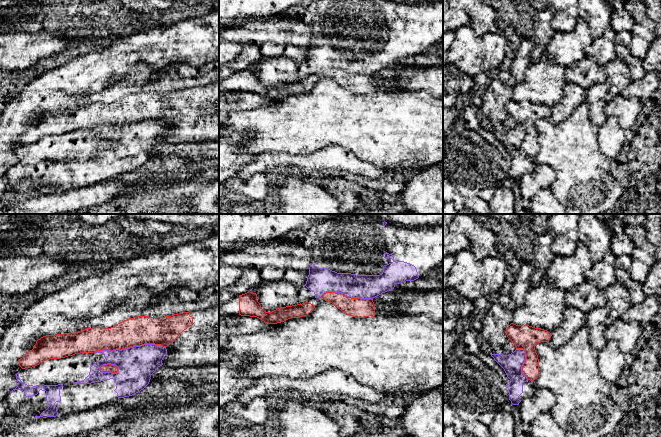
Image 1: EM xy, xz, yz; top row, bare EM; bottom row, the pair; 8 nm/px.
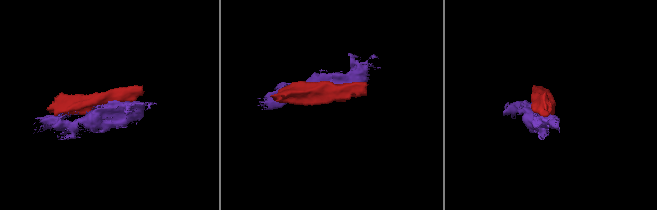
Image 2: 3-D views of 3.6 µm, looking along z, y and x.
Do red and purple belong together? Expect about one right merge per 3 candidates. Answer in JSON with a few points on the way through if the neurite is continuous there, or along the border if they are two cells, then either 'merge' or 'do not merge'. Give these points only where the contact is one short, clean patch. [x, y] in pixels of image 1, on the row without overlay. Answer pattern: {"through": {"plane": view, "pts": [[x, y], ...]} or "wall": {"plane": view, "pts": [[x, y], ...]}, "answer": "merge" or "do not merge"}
{"wall": {"plane": "xy", "pts": [[165, 122], [141, 120], [121, 125], [95, 127]]}, "answer": "do not merge"}

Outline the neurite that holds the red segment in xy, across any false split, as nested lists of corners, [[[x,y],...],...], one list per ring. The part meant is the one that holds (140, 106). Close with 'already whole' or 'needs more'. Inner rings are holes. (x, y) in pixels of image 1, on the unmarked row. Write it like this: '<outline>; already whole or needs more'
[[[219,81],[199,87],[189,87],[165,93],[137,92],[124,96],[111,104],[92,103],[75,109],[46,111],[36,117],[33,125],[28,127],[18,136],[22,145],[32,144],[50,135],[61,135],[80,129],[94,129],[102,126],[122,126],[144,120],[162,121],[167,125],[167,130],[162,139],[168,143],[178,144],[183,142],[213,141],[219,139]]]; needs more

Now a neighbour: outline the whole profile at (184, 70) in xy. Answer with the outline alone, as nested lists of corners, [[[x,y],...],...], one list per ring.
[[[219,59],[206,63],[201,67],[194,67],[185,63],[175,63],[174,65],[180,77],[194,77],[205,73],[219,72]]]

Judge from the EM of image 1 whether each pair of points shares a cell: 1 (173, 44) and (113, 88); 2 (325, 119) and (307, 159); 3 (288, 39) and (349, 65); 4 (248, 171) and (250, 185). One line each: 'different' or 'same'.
1: different
2: different
3: different
4: different

